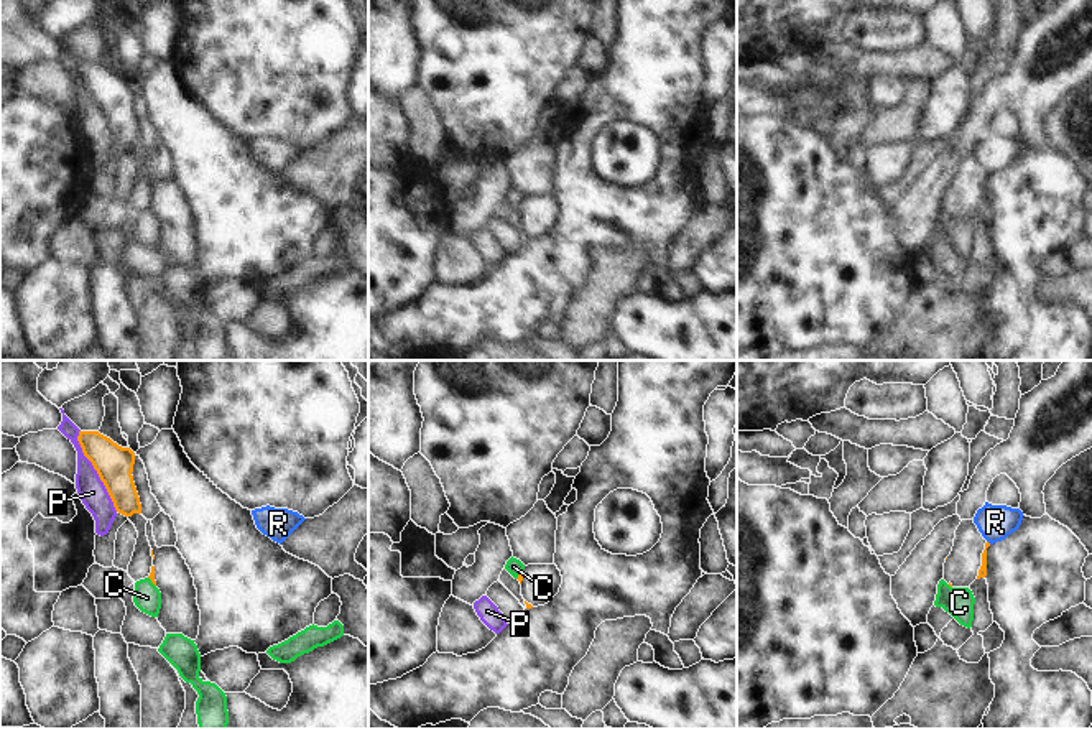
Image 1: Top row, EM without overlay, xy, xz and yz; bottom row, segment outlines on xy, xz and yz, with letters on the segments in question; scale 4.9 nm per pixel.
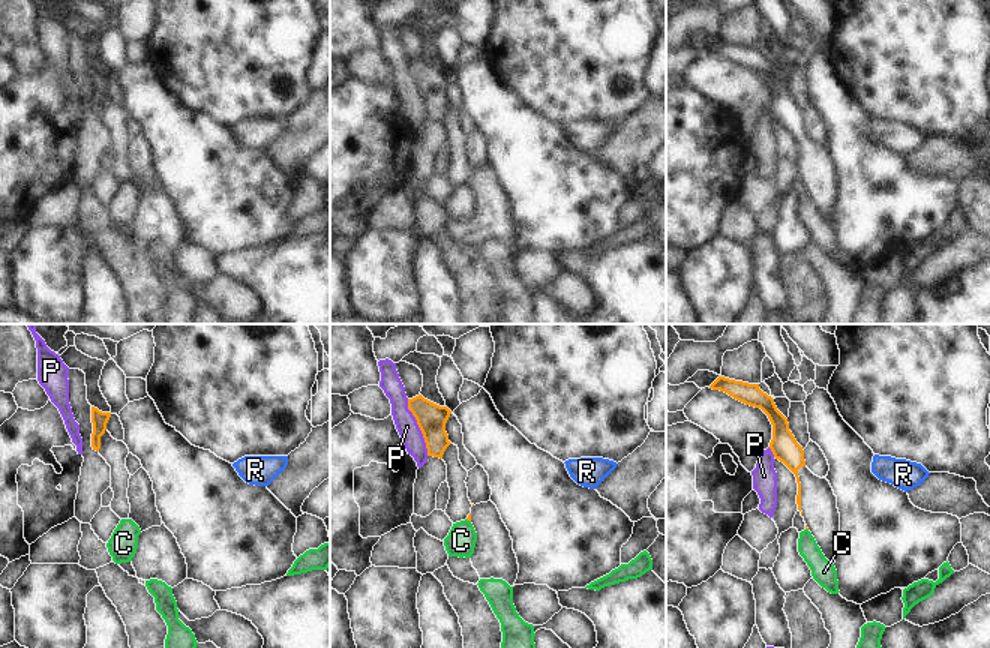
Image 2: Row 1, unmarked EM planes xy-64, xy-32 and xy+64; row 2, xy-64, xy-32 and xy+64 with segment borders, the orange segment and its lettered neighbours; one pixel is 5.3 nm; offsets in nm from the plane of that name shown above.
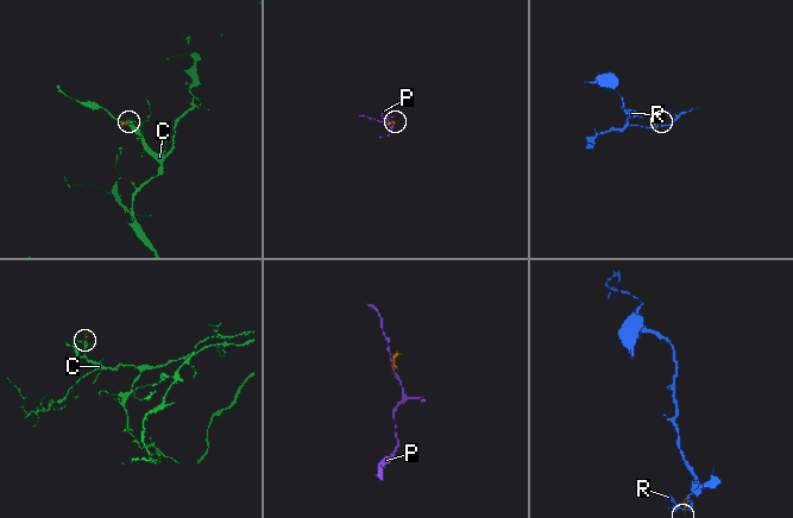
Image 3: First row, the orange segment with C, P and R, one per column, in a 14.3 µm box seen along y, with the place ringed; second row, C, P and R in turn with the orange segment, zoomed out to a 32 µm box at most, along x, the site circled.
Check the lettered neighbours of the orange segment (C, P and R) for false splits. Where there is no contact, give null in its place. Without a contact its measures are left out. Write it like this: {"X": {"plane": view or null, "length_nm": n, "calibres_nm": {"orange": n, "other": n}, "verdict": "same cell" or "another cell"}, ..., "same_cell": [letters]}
{"C": {"plane": "xy", "length_nm": 70, "calibres_nm": {"orange": 30, "other": 130}, "verdict": "another cell"}, "P": {"plane": "xy", "length_nm": 440, "calibres_nm": {"orange": 190, "other": 140}, "verdict": "another cell"}, "R": {"plane": null, "verdict": "another cell"}, "same_cell": []}

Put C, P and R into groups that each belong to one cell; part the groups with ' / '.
C / P / R

